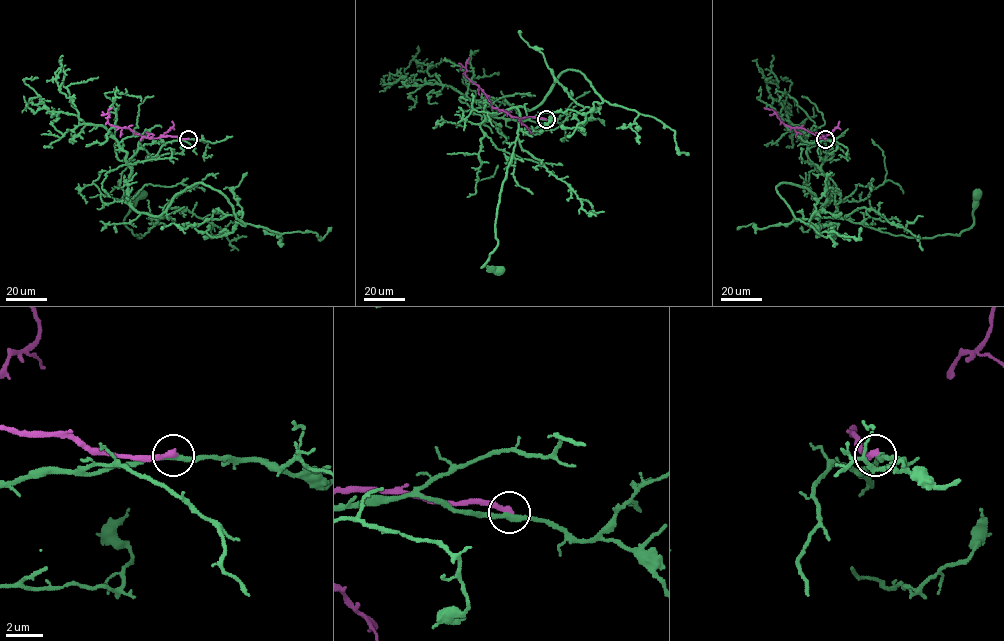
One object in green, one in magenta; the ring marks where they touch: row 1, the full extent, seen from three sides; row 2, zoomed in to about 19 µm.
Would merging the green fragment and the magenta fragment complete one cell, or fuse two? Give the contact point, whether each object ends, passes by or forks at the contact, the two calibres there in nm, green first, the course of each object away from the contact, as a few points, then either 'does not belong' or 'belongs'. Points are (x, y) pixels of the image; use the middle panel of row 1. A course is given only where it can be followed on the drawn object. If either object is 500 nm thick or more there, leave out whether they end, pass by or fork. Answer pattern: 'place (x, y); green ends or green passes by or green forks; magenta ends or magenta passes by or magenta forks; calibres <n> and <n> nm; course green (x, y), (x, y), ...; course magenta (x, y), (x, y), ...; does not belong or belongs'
place (546, 119); green passes by; magenta ends; calibres 320 and 360 nm; course green (545, 119), (485, 118), (514, 107), (519, 113), (498, 205), (498, 245), (481, 267), (497, 271); course magenta (545, 119), (512, 117), (493, 108), (485, 94), (465, 76), (469, 57); does not belong

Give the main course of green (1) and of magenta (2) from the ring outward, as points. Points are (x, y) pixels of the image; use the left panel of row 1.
1: (188, 138), (166, 142), (132, 166), (128, 202), (162, 217), (138, 237), (124, 223), (140, 194)
2: (188, 138), (148, 138), (128, 128), (110, 125), (107, 111), (111, 108)

